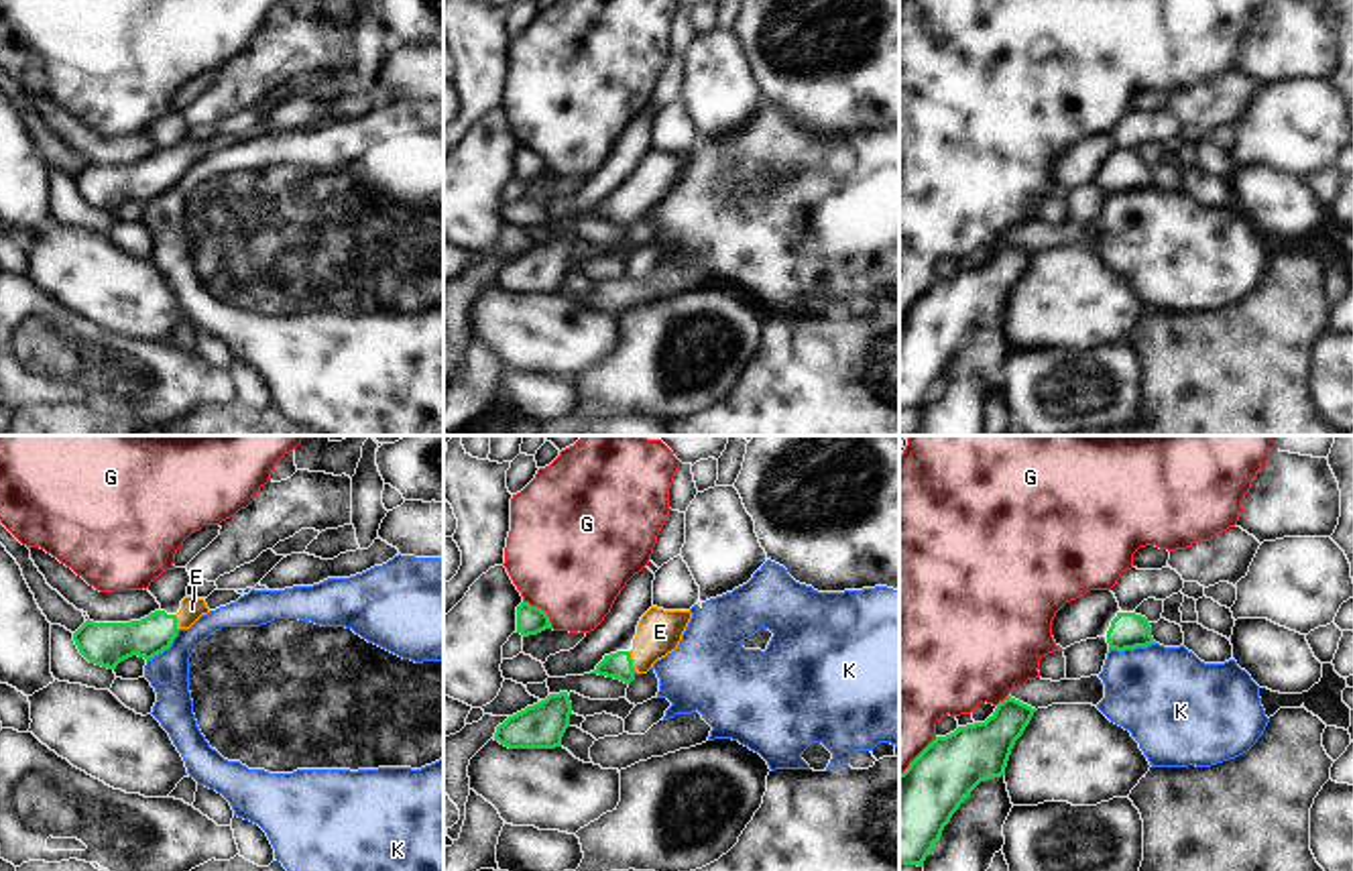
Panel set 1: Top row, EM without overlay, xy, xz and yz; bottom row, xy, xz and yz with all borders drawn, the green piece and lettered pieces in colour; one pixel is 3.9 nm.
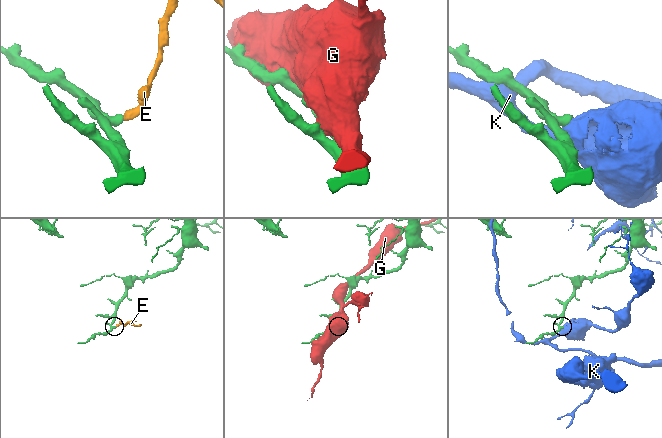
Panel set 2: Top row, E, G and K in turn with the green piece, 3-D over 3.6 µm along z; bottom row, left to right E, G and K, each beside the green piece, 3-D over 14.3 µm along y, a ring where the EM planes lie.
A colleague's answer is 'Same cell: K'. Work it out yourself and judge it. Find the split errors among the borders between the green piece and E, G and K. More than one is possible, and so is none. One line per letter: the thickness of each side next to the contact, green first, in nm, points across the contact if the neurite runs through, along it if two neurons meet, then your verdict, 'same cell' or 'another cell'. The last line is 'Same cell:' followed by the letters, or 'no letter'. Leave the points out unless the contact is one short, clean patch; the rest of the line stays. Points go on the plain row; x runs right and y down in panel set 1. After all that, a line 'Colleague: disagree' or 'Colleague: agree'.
E: 110/180 nm | across xz (619, 210), (631, 206), (660, 176) | same cell
G: 110/500 nm | another cell
K: 140/400 nm | another cell
Same cell: E
Colleague: disagree

